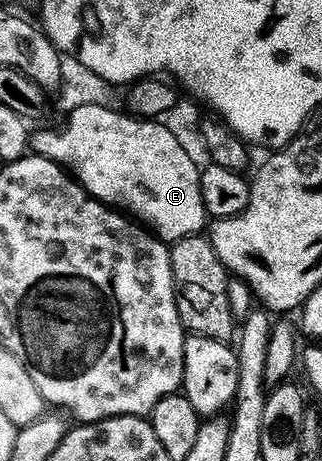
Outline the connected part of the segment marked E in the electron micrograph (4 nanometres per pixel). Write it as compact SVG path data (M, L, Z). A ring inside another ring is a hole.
M85 105L79 106L78 109L67 112L64 127L44 127L41 131L33 130L30 135L30 151L34 155L45 155L47 159L53 159L54 162L60 164L69 175L73 176L77 183L81 183L95 199L108 204L110 207L115 207L129 216L135 217L143 226L158 239L164 240L165 243L171 245L176 240L182 237L190 237L191 235L201 234L206 227L206 216L204 206L202 205L202 193L200 192L200 172L201 168L196 167L196 163L192 160L192 155L176 140L176 135L168 127L163 127L163 122L153 121L150 119L138 119L135 115L129 115L123 110L112 111L111 106L102 105Z

